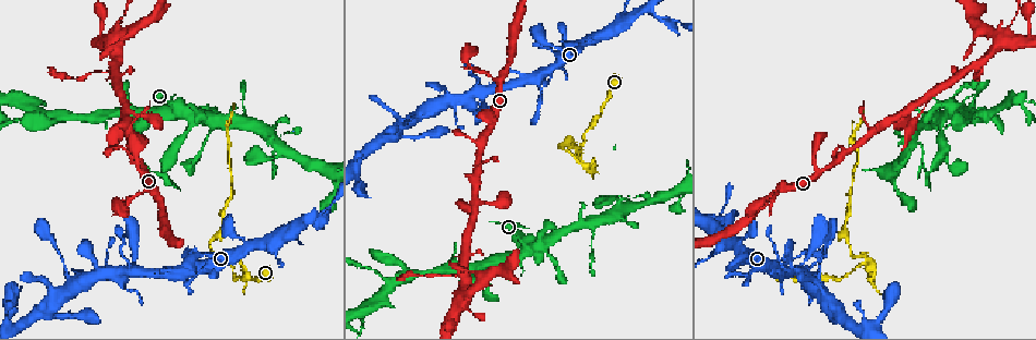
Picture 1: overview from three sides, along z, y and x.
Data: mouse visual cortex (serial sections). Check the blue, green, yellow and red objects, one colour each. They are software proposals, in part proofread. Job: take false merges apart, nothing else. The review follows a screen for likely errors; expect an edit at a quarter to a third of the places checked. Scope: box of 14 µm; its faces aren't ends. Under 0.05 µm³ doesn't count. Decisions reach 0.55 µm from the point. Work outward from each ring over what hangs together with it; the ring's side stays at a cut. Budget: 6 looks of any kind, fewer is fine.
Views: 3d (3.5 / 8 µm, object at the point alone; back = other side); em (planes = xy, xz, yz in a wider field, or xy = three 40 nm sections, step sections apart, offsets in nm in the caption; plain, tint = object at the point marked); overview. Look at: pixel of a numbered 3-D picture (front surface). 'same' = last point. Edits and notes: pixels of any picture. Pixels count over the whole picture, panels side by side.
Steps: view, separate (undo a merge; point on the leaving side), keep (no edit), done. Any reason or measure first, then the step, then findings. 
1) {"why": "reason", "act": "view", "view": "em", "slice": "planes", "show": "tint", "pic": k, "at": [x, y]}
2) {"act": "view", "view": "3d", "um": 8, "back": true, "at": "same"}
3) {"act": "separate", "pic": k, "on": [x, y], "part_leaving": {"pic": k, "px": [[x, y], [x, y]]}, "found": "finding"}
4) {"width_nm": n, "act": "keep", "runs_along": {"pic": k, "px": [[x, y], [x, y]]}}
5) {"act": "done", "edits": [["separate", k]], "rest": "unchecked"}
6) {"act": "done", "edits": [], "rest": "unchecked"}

{"why": "abrupt turn", "act": "view", "view": "3d", "um": 3.5, "pic": 1, "at": [866, 258]}

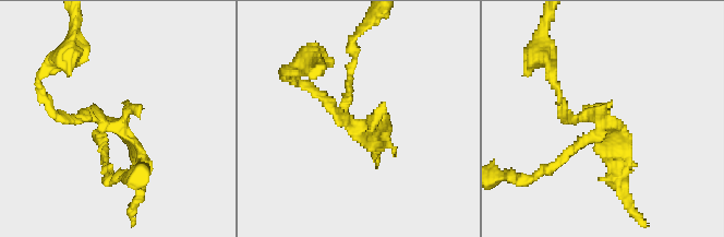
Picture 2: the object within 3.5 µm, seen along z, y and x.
{"act": "view", "view": "em", "slice": "xy", "step": 1, "show": "tint", "pic": 2, "at": [347, 119]}

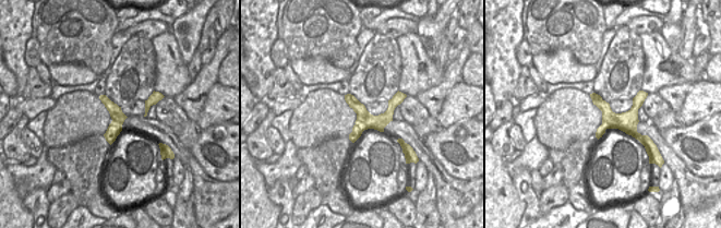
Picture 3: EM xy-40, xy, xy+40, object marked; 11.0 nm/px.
{"act": "separate", "pic": 2, "on": [602, 150], "part_leaving": {"pic": 2, "px": [[600, 128], [594, 118], [564, 115], [553, 78]]}, "found": "a second cell is stuck on"}

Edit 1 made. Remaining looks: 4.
{"why": "sudden change in width", "act": "view", "view": "3d", "um": 3.5, "pic": 1, "at": [541, 96]}

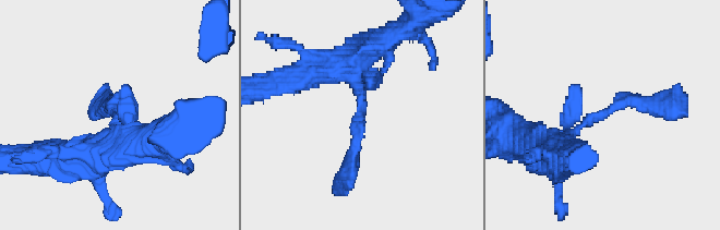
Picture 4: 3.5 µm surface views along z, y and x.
{"why": "shape alone is not enough", "act": "view", "view": "em", "slice": "xy", "step": 5, "show": "tint", "pic": 4, "at": [359, 111]}

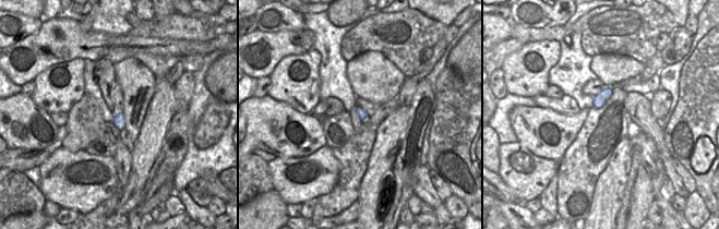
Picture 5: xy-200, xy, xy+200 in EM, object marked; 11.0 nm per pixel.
{"width_nm": 100, "act": "keep", "runs_along": {"pic": 4, "px": [[548, 148], [623, 101], [668, 108]]}, "found": "one cell here"}

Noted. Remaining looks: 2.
{"why": "arms part here", "act": "view", "view": "em", "slice": "xy", "step": 3, "show": "tint", "pic": 1, "at": [178, 107]}

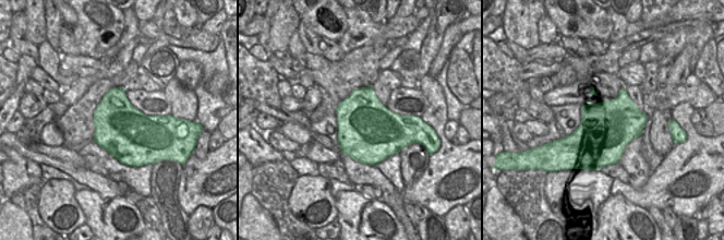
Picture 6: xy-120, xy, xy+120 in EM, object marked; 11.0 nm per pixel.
{"act": "view", "view": "3d", "um": 3.5, "back": true, "at": "same"}

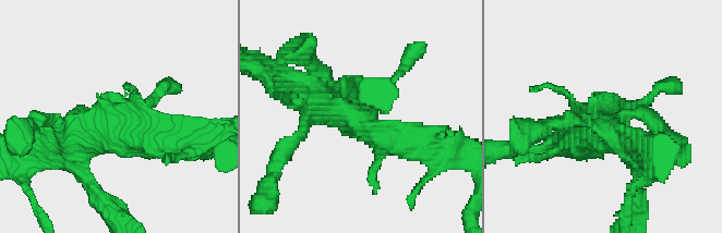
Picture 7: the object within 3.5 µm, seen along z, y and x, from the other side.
{"width_nm": 700, "act": "keep", "runs_along": {"pic": 7, "px": [[658, 89], [577, 139]]}, "found": "continuous, no second cell"}

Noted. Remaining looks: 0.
{"act": "done", "edits": [["separate", 2]], "rest": "unchecked"}

